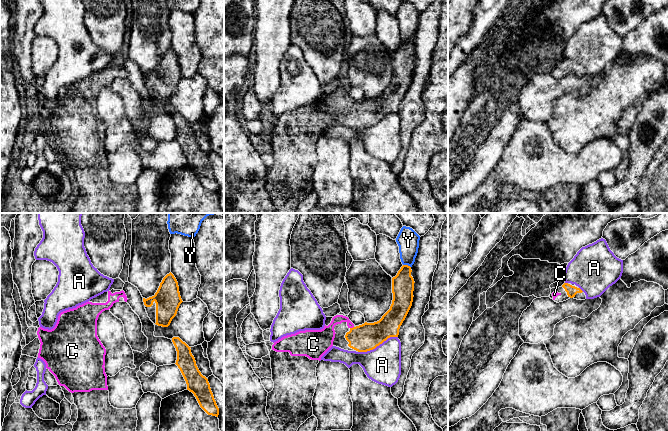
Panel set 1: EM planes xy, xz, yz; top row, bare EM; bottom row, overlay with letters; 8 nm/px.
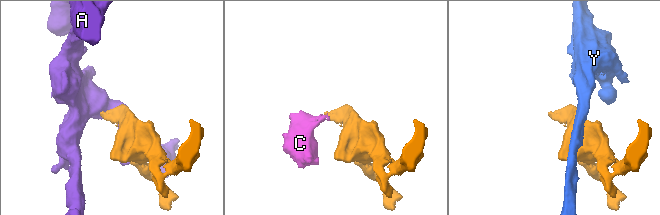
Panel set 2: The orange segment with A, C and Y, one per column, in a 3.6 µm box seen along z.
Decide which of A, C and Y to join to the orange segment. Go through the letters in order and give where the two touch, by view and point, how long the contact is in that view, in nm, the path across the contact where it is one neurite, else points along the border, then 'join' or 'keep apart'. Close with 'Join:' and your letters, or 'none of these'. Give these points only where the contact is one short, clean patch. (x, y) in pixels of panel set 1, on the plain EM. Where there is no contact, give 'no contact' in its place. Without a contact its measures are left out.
A: xz (377, 121) | 340 nm | keep apart
C: xz (351, 104) | 40 nm | across xz (365, 113), (360, 113), (351, 104), (338, 95), (322, 115) | join
Y: xz (407, 41) | 70 nm | keep apart
Join: C

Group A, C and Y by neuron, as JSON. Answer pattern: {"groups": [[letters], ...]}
{"groups": [["A"], ["C"], ["Y"]]}

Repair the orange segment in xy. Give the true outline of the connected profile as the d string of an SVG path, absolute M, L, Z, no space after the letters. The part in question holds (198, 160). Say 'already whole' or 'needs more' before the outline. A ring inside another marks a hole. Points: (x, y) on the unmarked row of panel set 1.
already whole | M173 113L172 118L177 127L176 141L180 145L186 160L187 166L196 173L200 183L208 190L218 193L219 184L214 175L208 155L199 147L191 123L179 113Z

